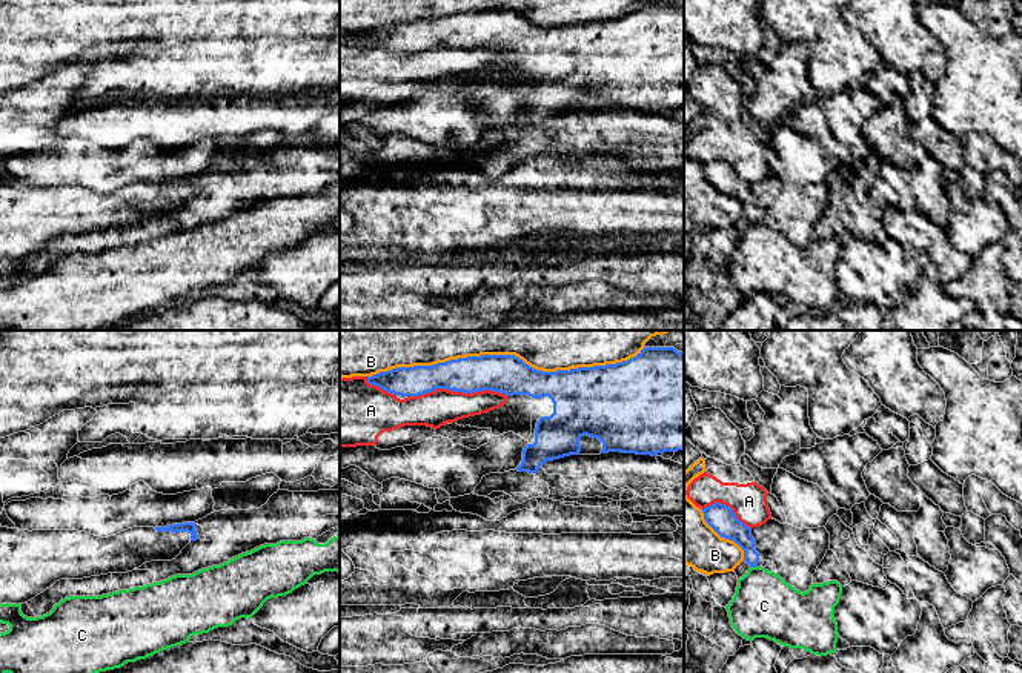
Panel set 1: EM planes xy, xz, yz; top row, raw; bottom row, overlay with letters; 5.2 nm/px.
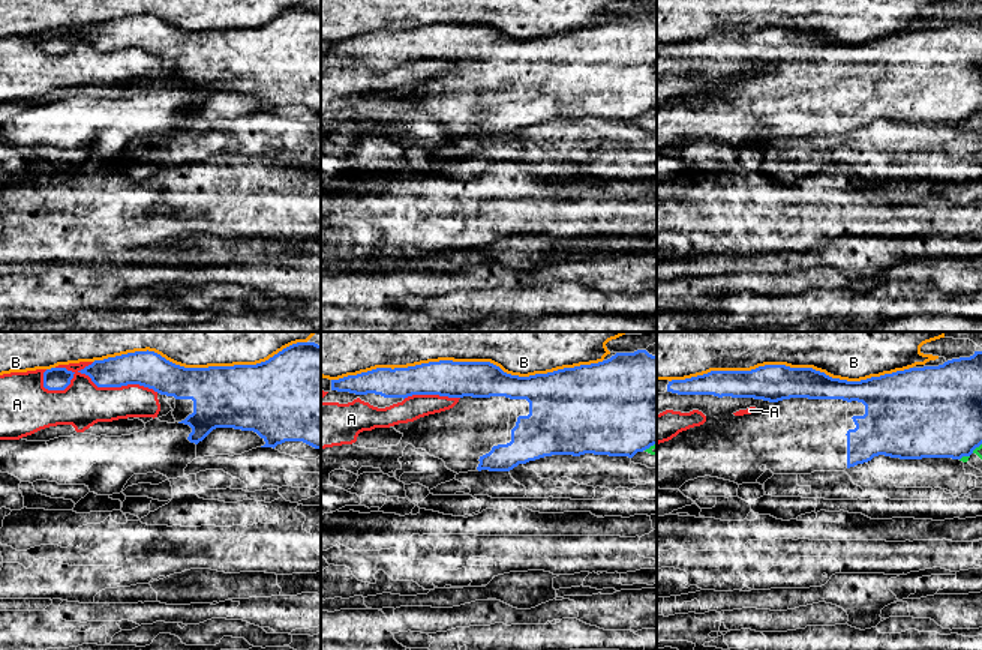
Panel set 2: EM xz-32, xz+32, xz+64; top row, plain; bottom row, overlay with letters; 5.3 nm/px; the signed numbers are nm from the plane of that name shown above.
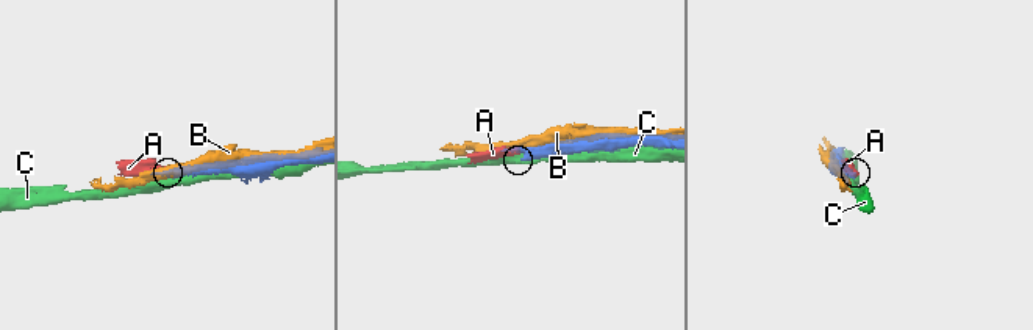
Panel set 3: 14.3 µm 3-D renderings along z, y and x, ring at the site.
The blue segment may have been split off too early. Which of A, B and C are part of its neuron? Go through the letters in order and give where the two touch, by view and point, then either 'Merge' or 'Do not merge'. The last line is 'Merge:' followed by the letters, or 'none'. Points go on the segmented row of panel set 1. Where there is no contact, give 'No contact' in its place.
A: Touches blue at xz (457, 391). Do not merge
B: Touches blue at xz (506, 355). Do not merge
C: Touches blue at yz (753, 566). Do not merge
Merge: none

